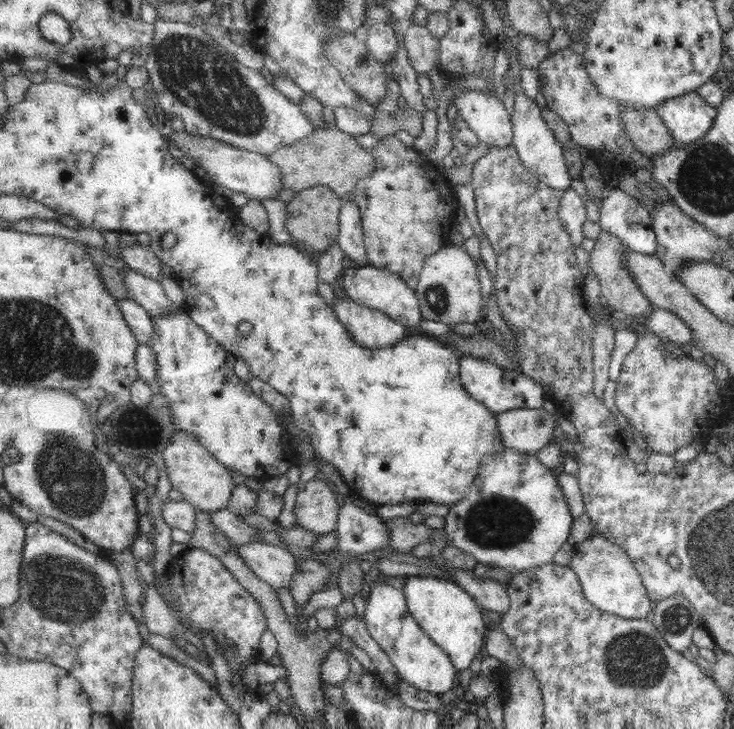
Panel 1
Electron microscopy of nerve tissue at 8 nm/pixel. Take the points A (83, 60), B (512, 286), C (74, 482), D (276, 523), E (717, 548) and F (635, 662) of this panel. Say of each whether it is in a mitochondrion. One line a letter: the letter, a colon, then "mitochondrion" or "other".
A: other
B: other
C: mitochondrion
D: other
E: mitochondrion
F: mitochondrion

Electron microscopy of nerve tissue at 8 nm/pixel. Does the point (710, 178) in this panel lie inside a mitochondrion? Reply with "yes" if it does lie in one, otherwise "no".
yes

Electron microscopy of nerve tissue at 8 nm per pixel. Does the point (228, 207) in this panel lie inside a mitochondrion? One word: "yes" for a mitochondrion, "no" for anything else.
no

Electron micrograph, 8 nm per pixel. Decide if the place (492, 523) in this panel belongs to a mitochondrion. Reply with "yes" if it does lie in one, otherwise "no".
yes

